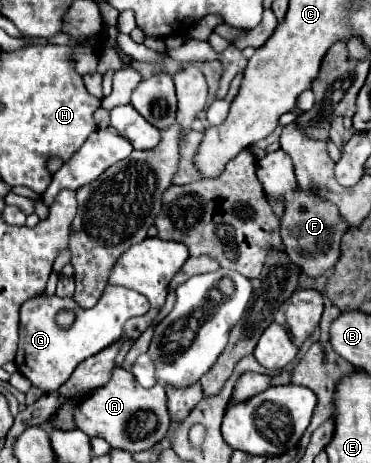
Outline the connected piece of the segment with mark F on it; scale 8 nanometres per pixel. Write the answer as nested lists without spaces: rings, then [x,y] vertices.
[[[292,193],[280,223],[280,235],[288,255],[308,277],[320,277],[324,271],[336,265],[340,257],[340,239],[344,229],[346,225],[342,225],[342,219],[338,217],[338,209],[334,209],[334,205],[322,201],[314,193],[308,195]]]

